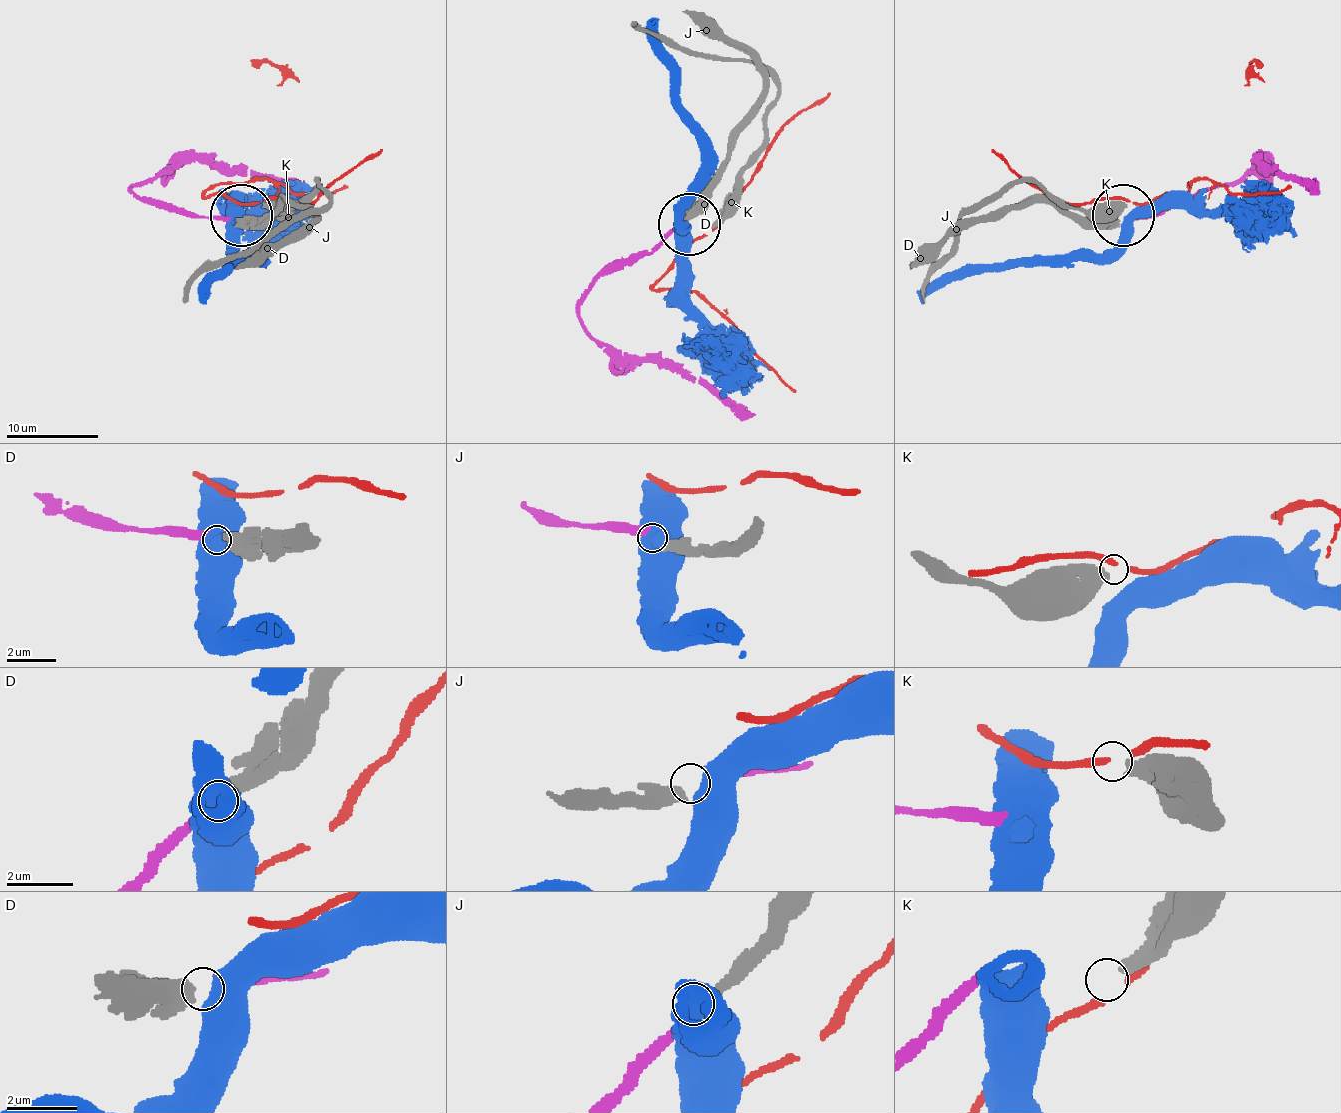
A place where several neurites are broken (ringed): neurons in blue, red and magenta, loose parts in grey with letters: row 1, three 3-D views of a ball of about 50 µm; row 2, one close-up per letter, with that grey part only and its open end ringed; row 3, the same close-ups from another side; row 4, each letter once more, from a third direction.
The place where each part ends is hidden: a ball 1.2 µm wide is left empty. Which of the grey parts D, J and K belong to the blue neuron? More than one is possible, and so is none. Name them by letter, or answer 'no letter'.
no letter

